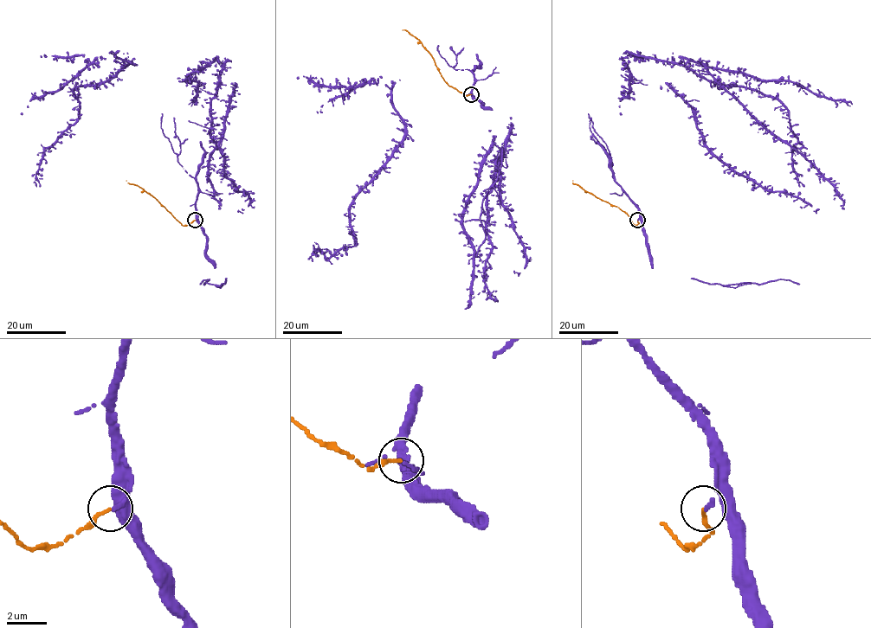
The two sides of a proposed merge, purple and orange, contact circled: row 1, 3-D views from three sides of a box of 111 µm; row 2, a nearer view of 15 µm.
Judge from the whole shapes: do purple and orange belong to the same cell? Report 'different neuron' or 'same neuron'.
same neuron

